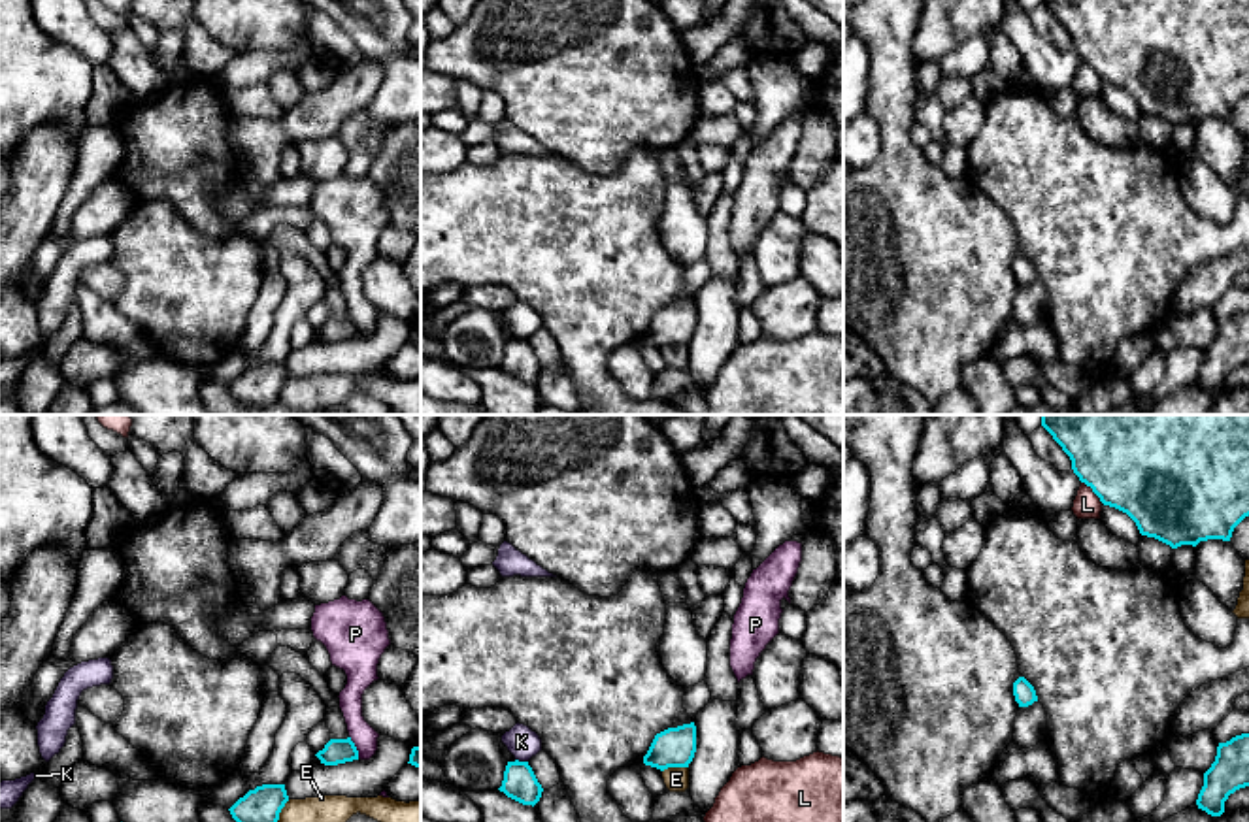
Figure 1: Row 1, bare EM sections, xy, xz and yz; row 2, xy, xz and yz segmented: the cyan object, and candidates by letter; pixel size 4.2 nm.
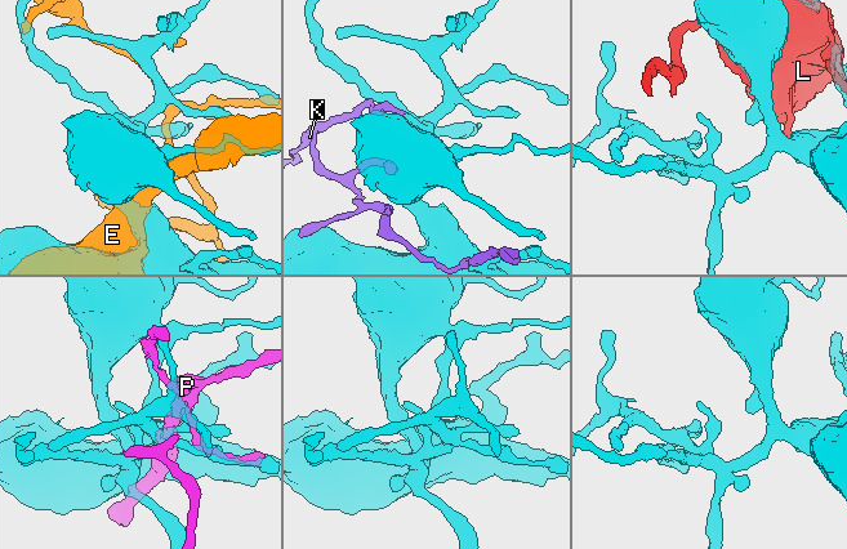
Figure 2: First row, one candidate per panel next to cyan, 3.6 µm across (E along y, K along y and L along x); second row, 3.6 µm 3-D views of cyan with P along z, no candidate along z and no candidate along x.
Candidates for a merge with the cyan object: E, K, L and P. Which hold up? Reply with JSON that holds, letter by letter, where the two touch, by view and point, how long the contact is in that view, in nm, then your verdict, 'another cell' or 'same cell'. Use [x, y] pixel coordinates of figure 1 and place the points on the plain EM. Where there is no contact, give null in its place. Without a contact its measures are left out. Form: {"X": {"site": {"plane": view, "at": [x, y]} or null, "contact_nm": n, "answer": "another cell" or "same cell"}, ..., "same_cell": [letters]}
{"E": {"site": {"plane": "xz", "at": [674, 344]}, "contact_nm": 110, "answer": "another cell"}, "K": {"site": {"plane": "xz", "at": [521, 340]}, "contact_nm": 60, "answer": "same cell"}, "L": {"site": {"plane": "yz", "at": [1093, 68]}, "contact_nm": 130, "answer": "another cell"}, "P": {"site": {"plane": "xy", "at": [355, 325]}, "contact_nm": 100, "answer": "another cell"}, "same_cell": ["K"]}

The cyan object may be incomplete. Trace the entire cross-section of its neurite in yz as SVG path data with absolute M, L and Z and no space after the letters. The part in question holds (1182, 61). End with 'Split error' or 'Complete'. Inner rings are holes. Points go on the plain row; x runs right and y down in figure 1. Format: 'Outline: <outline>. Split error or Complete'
Outline: M1041 0L1072 38L1081 60L1104 83L1126 90L1141 113L1172 126L1200 119L1230 119L1234 106L1249 94L1249 0Z. Complete

